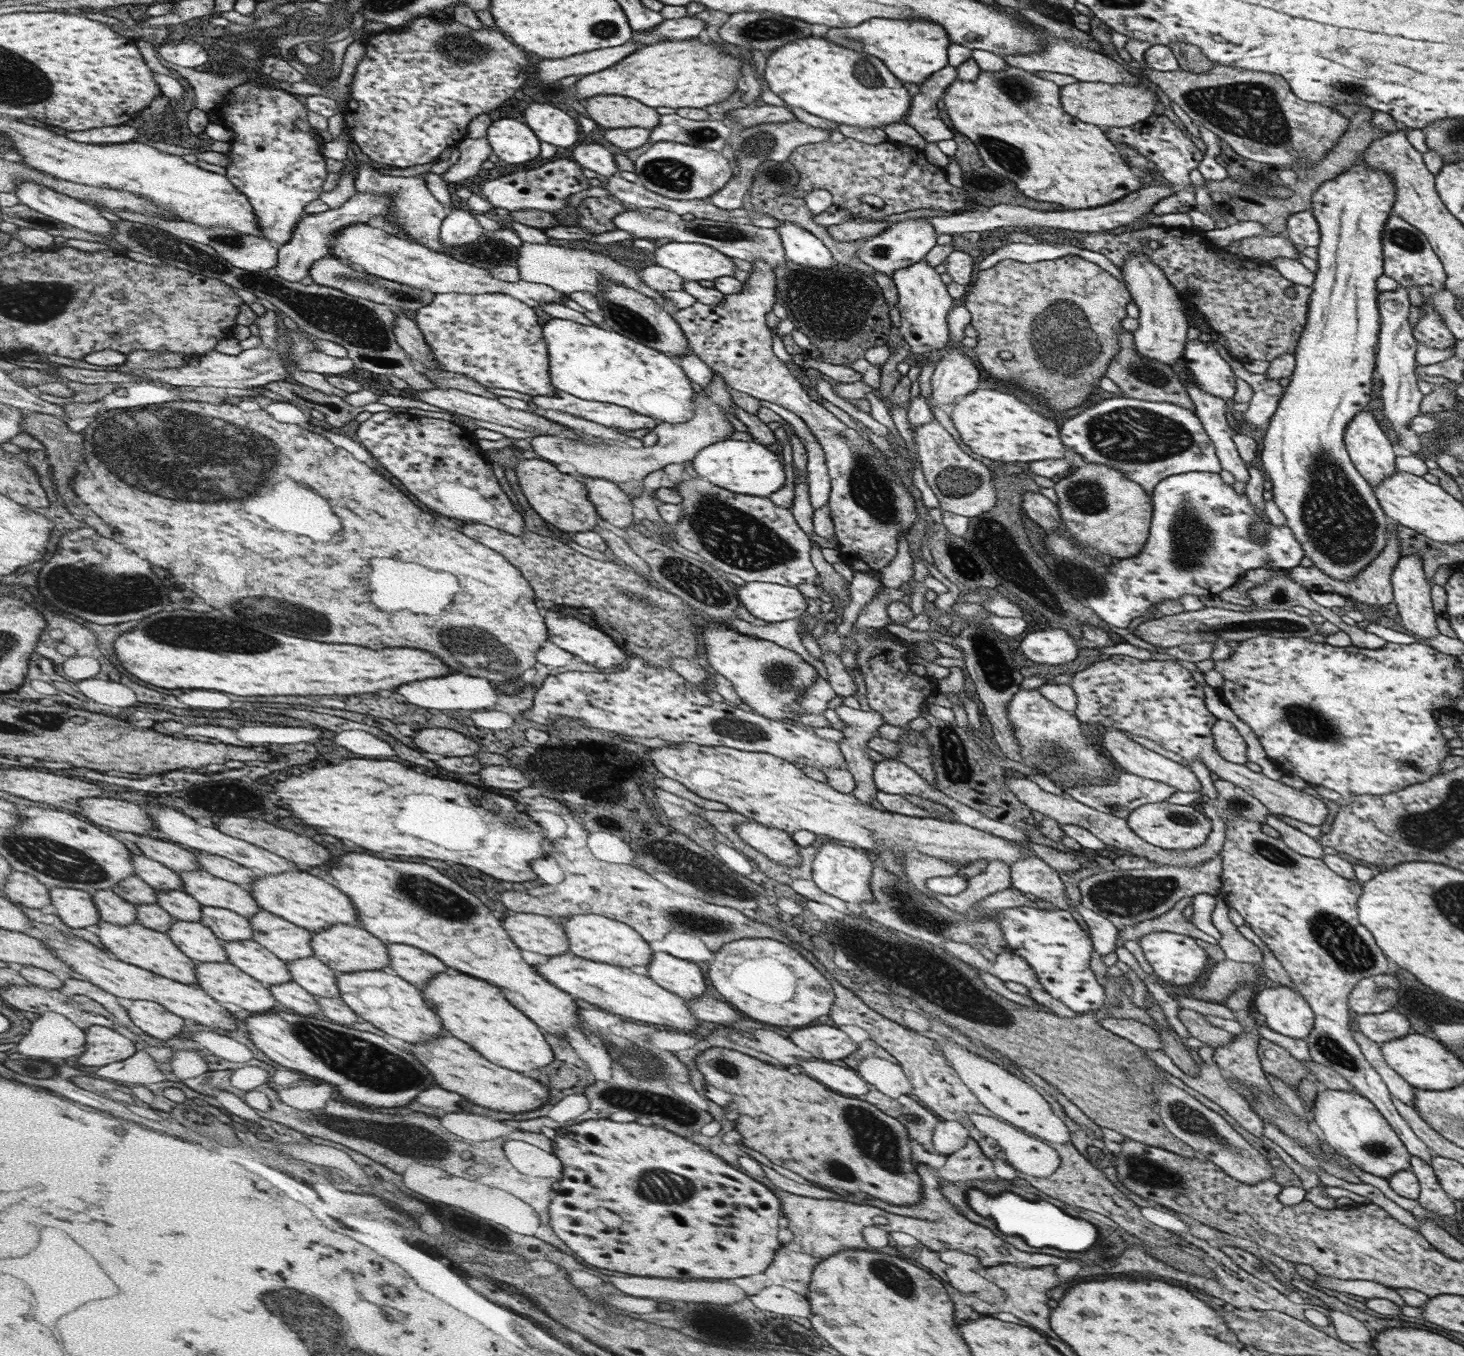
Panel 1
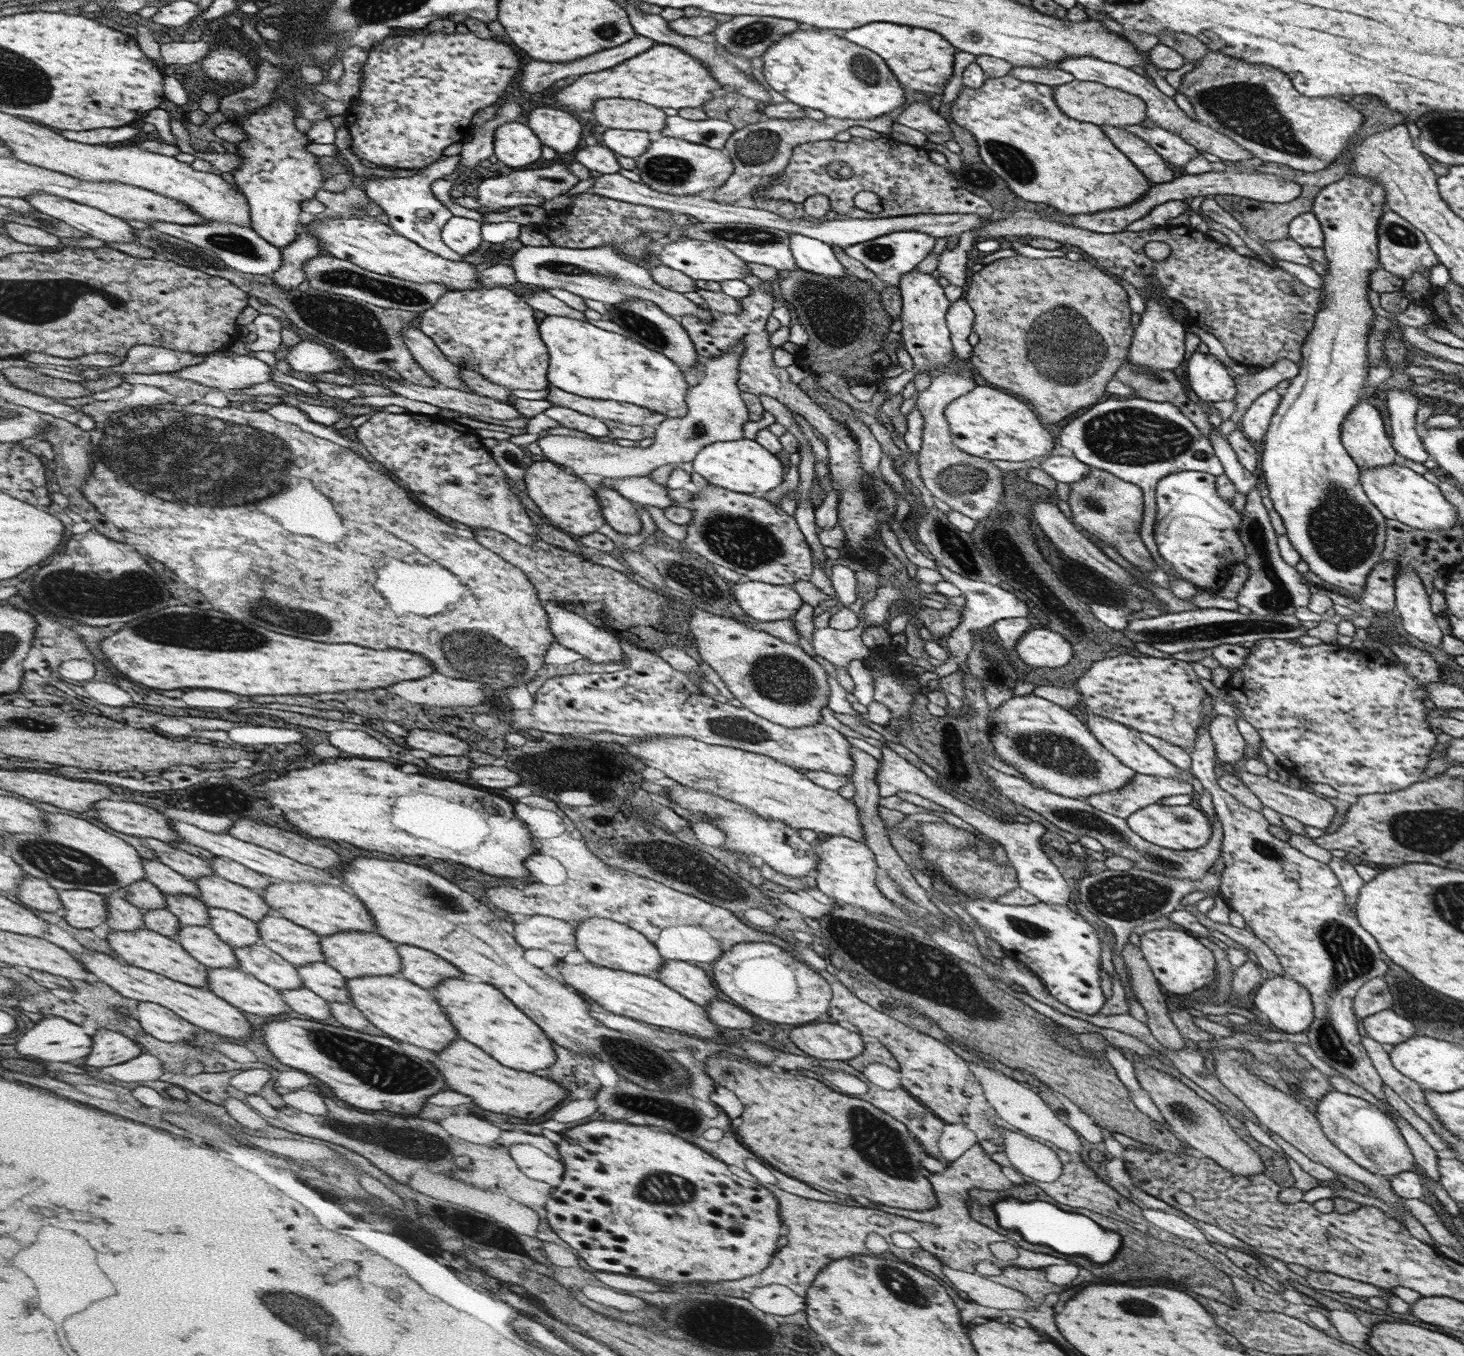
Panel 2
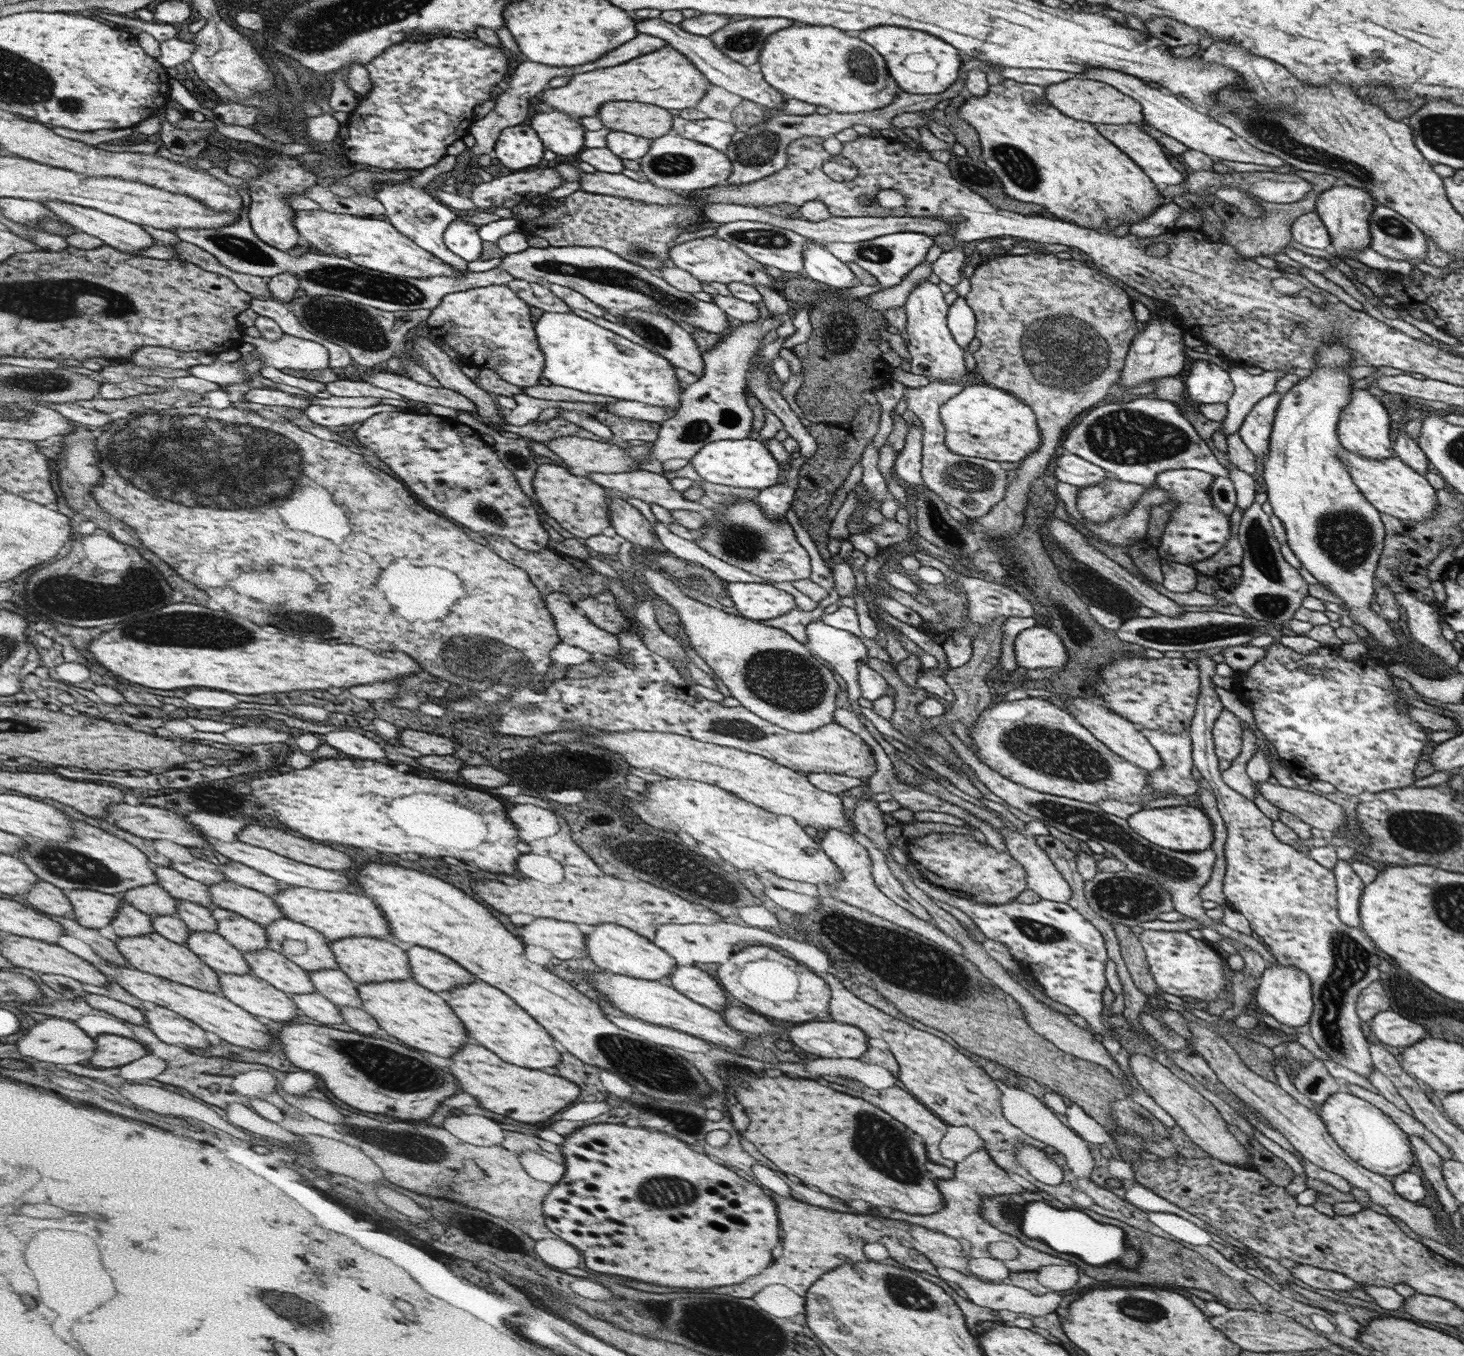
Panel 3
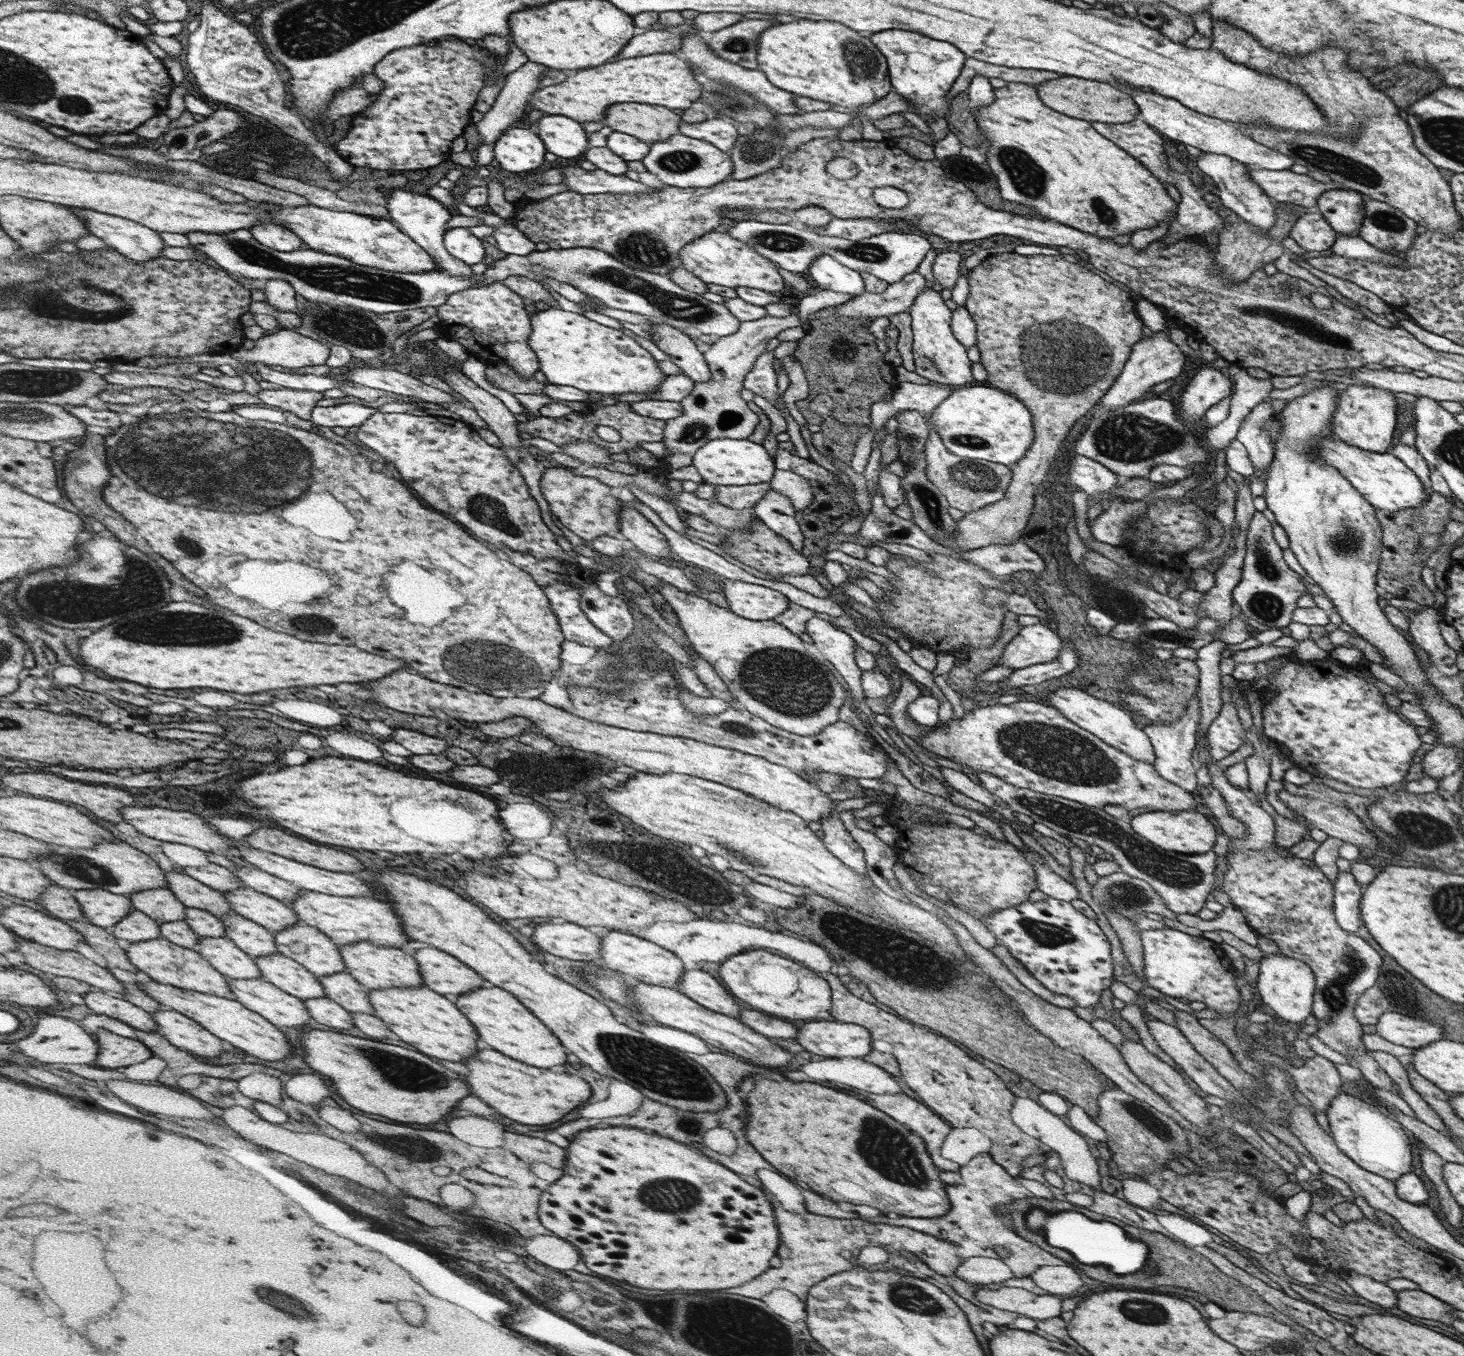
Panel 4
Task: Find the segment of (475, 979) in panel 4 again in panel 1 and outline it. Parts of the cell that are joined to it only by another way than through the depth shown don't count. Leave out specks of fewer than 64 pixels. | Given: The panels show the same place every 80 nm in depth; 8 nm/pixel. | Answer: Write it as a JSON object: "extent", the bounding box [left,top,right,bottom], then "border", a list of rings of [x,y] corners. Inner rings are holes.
{"extent":[387,943,450,988],"border":[[[391,943],[387,945],[392,964],[389,966],[389,971],[400,975],[400,978],[407,979],[416,986],[422,988],[436,974],[450,972],[450,968],[446,968],[442,964],[442,959],[436,958],[418,947]]]}

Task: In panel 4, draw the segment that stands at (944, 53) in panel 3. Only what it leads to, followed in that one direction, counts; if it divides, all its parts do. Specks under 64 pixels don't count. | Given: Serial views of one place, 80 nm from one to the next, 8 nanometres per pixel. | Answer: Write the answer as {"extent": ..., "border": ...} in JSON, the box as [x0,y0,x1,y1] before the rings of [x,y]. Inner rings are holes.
{"extent":[869,30,966,122],"border":[[[908,30],[880,31],[880,34],[871,34],[869,38],[872,38],[872,43],[883,52],[884,57],[888,58],[893,90],[911,102],[912,112],[932,118],[934,122],[940,118],[945,118],[947,122],[951,100],[947,101],[944,96],[952,88],[957,76],[960,76],[966,56],[950,42],[932,40]]]}

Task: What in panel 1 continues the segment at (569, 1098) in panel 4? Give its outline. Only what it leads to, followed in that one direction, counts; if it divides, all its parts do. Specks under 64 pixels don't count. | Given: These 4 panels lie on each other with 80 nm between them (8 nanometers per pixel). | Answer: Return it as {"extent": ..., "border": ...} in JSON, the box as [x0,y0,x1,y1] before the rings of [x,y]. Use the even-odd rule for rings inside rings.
{"extent":[414,1036,550,1112],"border":[[[448,1036],[448,1038],[436,1038],[430,1042],[418,1042],[414,1044],[414,1054],[436,1074],[436,1084],[440,1084],[448,1092],[456,1092],[462,1096],[468,1096],[478,1106],[486,1108],[498,1108],[504,1112],[528,1112],[534,1108],[540,1108],[550,1092],[546,1086],[536,1082],[534,1078],[516,1074],[512,1070],[504,1070],[492,1062],[488,1062],[484,1056],[480,1056],[476,1050],[472,1050],[466,1042]]]}

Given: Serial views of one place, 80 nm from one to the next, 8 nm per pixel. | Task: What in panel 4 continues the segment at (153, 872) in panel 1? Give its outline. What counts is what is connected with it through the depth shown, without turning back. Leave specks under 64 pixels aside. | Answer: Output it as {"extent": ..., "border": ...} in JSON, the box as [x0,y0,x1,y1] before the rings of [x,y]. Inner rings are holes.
{"extent":[165,872,232,917],"border":[[[165,872],[165,877],[167,888],[184,906],[204,909],[217,917],[232,913],[229,902],[225,900],[222,892],[202,884],[184,872]]]}

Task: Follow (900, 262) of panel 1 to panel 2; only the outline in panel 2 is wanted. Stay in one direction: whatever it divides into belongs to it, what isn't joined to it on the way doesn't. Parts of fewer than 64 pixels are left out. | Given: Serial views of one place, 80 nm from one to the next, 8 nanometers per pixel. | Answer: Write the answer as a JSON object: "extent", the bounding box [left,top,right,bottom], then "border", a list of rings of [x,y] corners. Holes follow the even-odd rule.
{"extent":[843,230,935,294],"border":[[[907,230],[900,232],[891,232],[884,236],[867,240],[860,244],[853,244],[847,248],[843,248],[852,258],[864,264],[868,270],[874,271],[877,280],[871,283],[872,287],[880,294],[889,286],[899,286],[901,276],[918,267],[918,264],[933,252],[935,238],[925,232],[916,232],[915,230]]]}

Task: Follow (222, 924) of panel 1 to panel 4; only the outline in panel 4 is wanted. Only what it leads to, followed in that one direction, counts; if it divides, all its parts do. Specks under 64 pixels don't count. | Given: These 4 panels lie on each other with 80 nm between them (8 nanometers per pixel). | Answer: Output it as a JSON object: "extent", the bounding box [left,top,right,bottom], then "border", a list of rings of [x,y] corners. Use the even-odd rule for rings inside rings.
{"extent":[219,912,280,957],"border":[[[234,912],[220,915],[219,918],[223,922],[226,938],[252,957],[267,957],[280,952],[275,932],[267,927]]]}

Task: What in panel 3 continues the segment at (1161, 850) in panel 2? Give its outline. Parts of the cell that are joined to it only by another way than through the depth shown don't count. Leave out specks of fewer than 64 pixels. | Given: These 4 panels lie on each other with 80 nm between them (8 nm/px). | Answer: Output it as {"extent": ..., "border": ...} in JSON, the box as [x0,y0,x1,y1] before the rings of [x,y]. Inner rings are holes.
{"extent":[940,722,1278,966],"border":[[[945,722],[940,727],[940,732],[953,746],[957,756],[975,771],[976,776],[986,785],[986,788],[996,794],[996,796],[1000,796],[1002,800],[1007,801],[1010,805],[1018,808],[1018,810],[1022,810],[1024,814],[1029,814],[1034,820],[1044,820],[1046,824],[1054,826],[1054,828],[1057,828],[1060,832],[1064,832],[1064,834],[1070,834],[1070,836],[1074,836],[1074,838],[1085,842],[1087,840],[1096,840],[1110,854],[1113,854],[1114,858],[1124,862],[1126,868],[1132,874],[1141,874],[1144,877],[1150,877],[1152,880],[1158,881],[1171,894],[1175,910],[1189,918],[1194,918],[1194,920],[1201,922],[1203,926],[1209,929],[1216,930],[1222,937],[1232,937],[1232,939],[1248,945],[1250,949],[1256,951],[1266,961],[1268,966],[1278,964],[1274,956],[1256,938],[1252,938],[1252,935],[1248,936],[1228,927],[1221,926],[1217,920],[1210,919],[1206,915],[1206,909],[1203,907],[1204,900],[1198,895],[1198,892],[1208,882],[1212,874],[1212,868],[1214,868],[1216,855],[1211,848],[1196,852],[1170,850],[1169,848],[1150,842],[1148,839],[1142,838],[1130,828],[1127,819],[1121,819],[1105,813],[1097,804],[1080,802],[1070,797],[1046,794],[1031,788],[1026,788],[1026,786],[1018,783],[1012,783],[1005,776],[1002,776],[999,772],[984,764],[966,747],[954,732],[952,732],[950,724]]]}

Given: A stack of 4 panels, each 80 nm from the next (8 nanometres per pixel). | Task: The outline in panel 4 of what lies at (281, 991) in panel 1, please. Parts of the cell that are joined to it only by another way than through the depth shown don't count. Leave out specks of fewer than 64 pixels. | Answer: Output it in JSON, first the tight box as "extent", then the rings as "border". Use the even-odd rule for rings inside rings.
{"extent":[302,997,355,1030],"border":[[[328,997],[311,998],[302,1001],[316,1023],[319,1022],[324,1026],[341,1028],[342,1030],[355,1028],[351,1013]]]}

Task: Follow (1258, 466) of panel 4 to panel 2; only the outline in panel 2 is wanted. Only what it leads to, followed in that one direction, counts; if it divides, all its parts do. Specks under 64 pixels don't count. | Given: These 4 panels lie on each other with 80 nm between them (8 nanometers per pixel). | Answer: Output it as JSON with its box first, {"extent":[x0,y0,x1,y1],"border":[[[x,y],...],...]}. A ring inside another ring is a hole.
{"extent":[1242,387,1282,442],"border":[[[1277,387],[1257,396],[1242,417],[1244,434],[1250,442],[1260,442],[1267,433],[1271,416],[1275,414],[1282,392]]]}

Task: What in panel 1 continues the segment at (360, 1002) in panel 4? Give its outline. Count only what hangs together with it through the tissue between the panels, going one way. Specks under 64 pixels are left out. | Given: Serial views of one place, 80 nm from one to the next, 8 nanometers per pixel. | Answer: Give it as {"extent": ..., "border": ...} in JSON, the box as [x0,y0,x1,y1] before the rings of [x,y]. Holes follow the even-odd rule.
{"extent":[287,957,339,998],"border":[[[316,957],[287,961],[291,980],[310,994],[319,997],[339,998],[338,973]]]}

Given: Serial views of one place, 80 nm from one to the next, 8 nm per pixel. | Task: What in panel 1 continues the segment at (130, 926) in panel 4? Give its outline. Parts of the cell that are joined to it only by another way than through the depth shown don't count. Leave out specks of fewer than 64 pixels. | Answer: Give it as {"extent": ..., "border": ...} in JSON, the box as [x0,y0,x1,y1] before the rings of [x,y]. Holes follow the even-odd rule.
{"extent":[93,888,139,926],"border":[[[113,888],[108,890],[98,889],[93,895],[104,921],[122,926],[139,922],[136,905],[120,896]]]}

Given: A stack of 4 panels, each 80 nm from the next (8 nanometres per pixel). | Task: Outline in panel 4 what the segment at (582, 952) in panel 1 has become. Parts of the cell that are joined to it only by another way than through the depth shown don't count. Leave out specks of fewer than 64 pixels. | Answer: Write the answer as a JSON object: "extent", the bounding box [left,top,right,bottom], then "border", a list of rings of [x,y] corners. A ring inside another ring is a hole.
{"extent":[598,929,686,989],"border":[[[610,929],[602,935],[598,962],[633,980],[669,989],[678,988],[680,977],[686,972],[684,963],[674,953],[634,934],[621,932],[620,929]]]}

